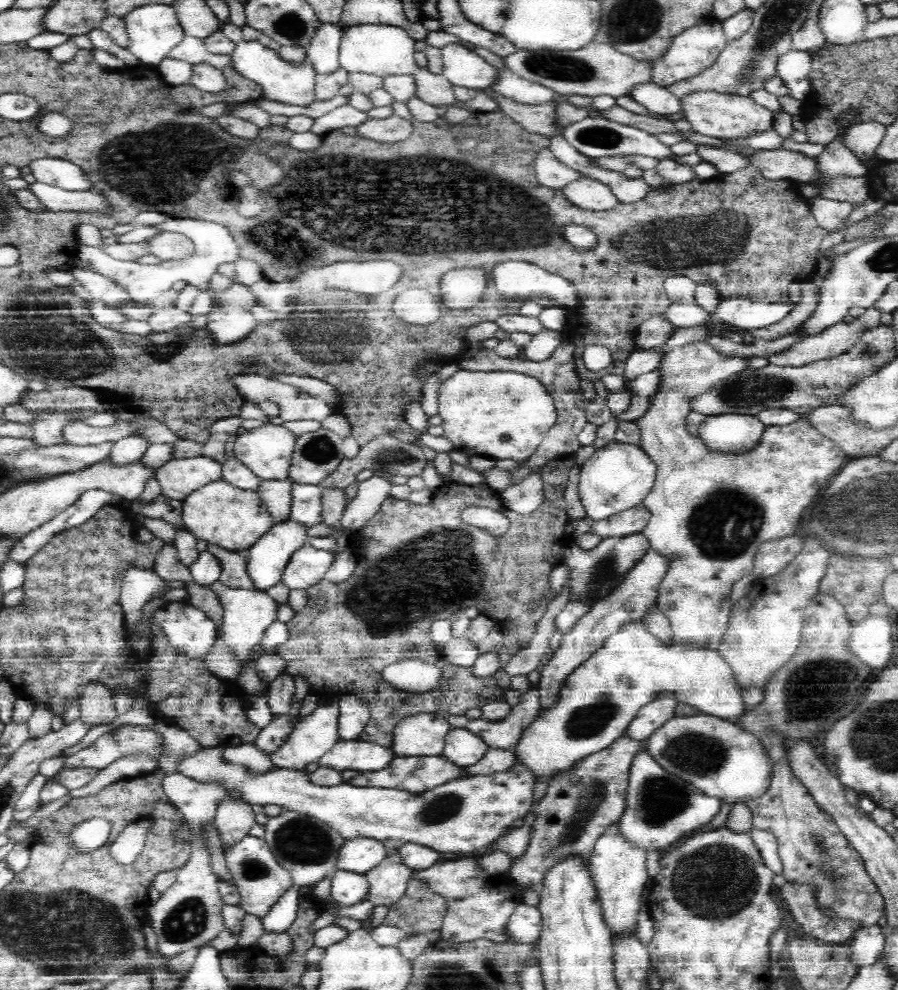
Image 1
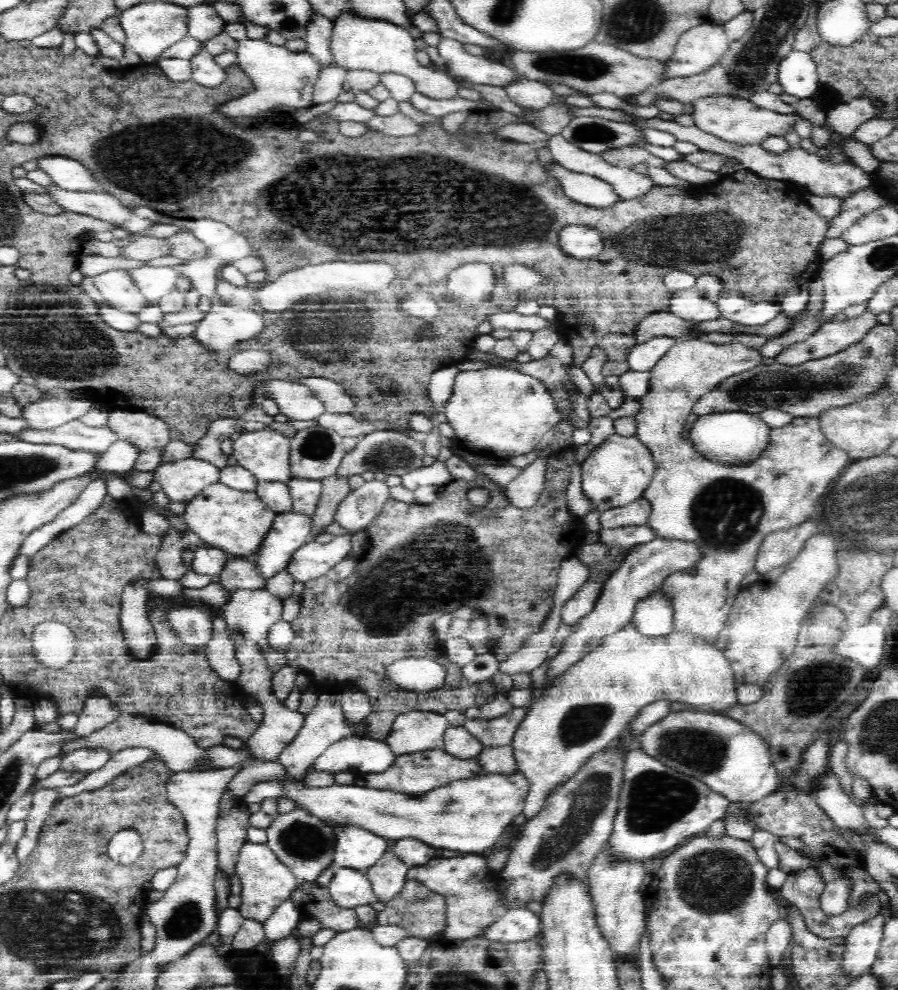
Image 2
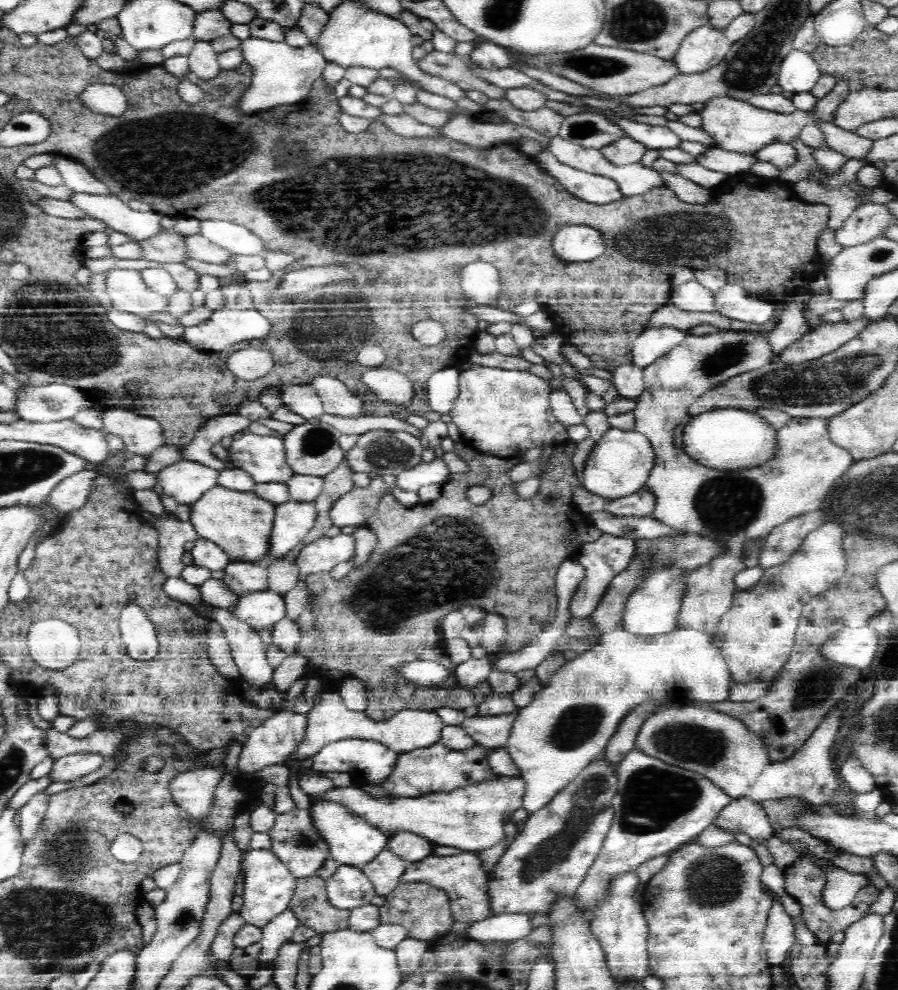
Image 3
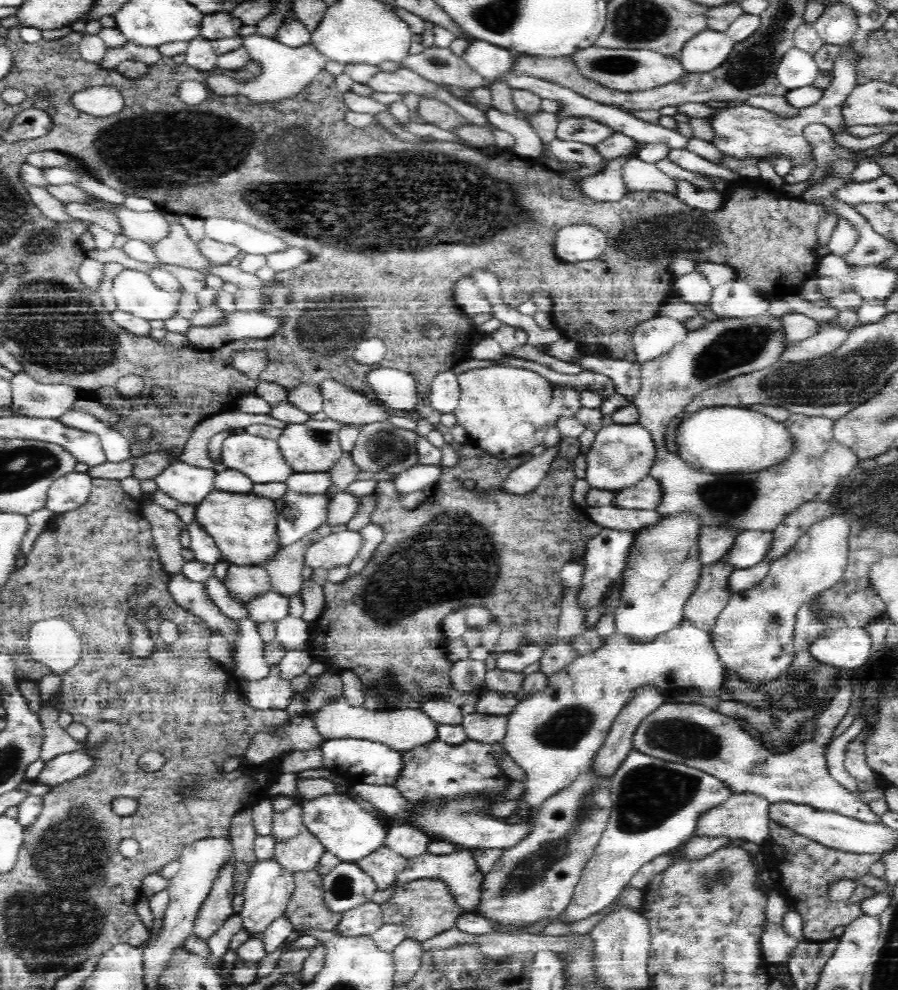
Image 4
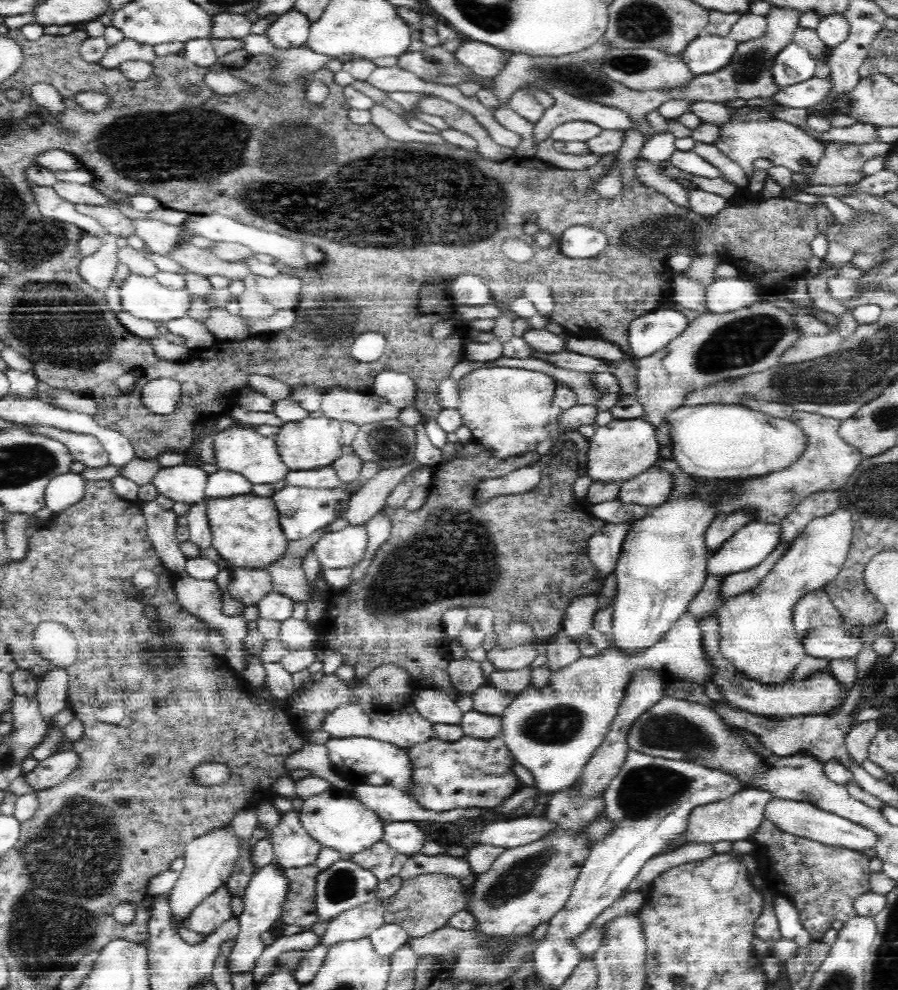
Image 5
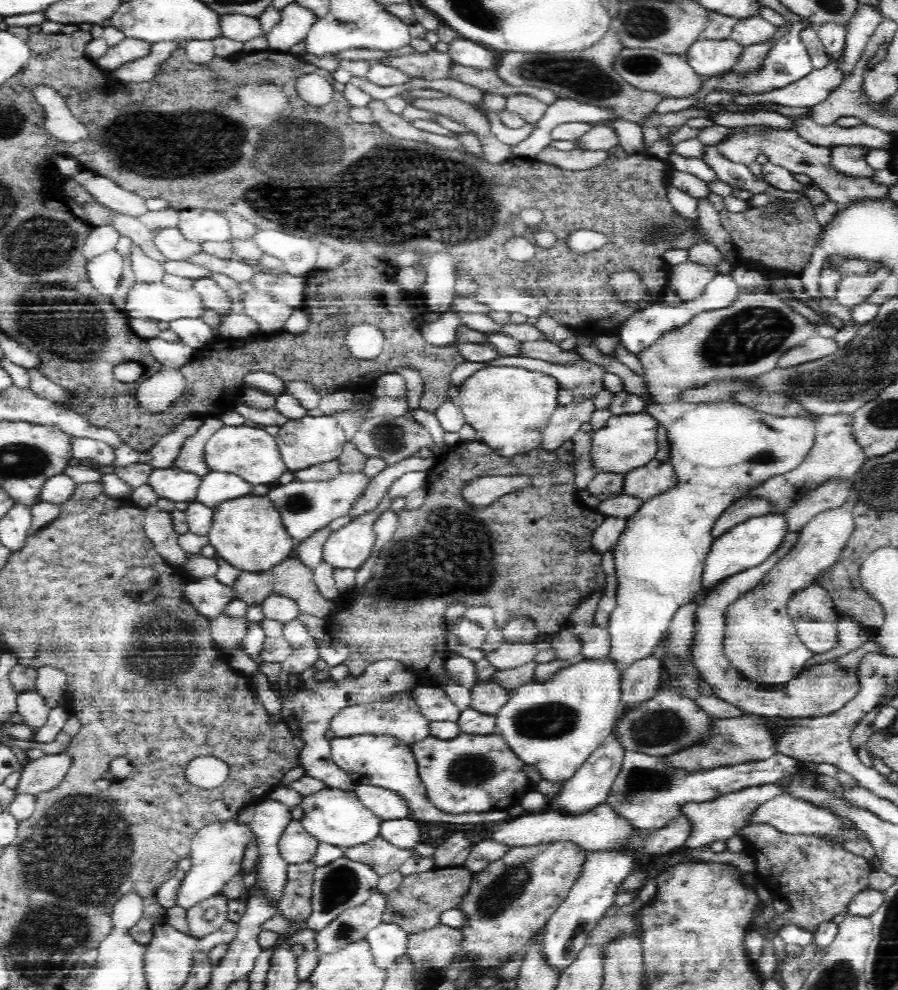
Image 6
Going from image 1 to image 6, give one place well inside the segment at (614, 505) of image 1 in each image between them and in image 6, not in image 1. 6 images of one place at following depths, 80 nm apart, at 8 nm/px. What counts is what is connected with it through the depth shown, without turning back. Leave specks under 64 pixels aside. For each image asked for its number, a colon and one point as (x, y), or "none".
2: (618, 471)
3: (622, 461)
4: (620, 454)
5: (625, 447)
6: (627, 440)

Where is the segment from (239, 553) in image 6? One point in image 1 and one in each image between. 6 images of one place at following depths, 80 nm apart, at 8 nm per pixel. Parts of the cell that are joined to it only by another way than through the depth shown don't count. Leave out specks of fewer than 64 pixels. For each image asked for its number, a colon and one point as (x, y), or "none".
1: (221, 514)
2: (238, 522)
3: (240, 523)
4: (244, 526)
5: (246, 530)

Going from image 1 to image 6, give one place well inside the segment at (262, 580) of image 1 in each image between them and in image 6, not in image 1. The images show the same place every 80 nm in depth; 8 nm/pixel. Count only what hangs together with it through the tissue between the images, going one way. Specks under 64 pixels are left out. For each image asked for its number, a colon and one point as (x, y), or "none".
2: (291, 529)
3: (294, 519)
4: (298, 513)
5: (302, 510)
6: (305, 506)

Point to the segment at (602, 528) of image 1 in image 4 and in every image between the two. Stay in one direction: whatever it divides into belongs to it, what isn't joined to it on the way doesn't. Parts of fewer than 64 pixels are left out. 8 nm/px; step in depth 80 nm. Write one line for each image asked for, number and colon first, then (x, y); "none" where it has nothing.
2: (638, 511)
3: (643, 501)
4: (648, 493)

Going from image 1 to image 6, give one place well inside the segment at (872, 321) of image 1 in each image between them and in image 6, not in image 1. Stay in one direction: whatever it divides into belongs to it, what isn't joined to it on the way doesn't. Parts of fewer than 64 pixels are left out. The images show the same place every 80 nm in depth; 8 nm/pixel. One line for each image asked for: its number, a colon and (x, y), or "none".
2: (832, 336)
3: (828, 337)
4: (828, 339)
5: (810, 347)
6: (815, 349)

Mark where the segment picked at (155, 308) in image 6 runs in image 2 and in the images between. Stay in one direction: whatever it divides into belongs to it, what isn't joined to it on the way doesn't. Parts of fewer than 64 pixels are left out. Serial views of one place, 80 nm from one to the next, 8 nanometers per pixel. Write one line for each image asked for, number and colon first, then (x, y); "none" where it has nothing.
2: (119, 288)
3: (130, 292)
4: (135, 292)
5: (142, 297)

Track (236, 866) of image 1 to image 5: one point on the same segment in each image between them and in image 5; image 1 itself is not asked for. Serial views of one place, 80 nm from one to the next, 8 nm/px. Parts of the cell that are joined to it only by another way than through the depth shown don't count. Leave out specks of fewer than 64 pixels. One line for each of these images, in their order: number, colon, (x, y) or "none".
2: (267, 882)
3: (269, 886)
4: (268, 889)
5: (263, 899)

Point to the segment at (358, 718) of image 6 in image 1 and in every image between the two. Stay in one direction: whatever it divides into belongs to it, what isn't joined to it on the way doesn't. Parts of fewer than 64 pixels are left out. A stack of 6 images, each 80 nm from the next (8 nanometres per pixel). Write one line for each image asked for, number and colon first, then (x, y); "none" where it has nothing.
1: (421, 733)
2: (415, 730)
3: (330, 720)
4: (401, 728)
5: (399, 722)

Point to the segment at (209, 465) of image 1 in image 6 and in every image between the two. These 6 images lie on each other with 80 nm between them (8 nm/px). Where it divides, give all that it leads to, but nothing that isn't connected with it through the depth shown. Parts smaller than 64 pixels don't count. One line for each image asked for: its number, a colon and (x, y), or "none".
2: (182, 481)
3: (187, 482)
4: (189, 485)
5: (185, 484)
6: (169, 483)

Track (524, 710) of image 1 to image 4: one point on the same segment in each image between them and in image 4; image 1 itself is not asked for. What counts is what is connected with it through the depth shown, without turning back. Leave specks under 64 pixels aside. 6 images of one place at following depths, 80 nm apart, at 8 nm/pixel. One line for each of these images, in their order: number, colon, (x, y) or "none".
2: (497, 732)
3: (493, 731)
4: (477, 726)

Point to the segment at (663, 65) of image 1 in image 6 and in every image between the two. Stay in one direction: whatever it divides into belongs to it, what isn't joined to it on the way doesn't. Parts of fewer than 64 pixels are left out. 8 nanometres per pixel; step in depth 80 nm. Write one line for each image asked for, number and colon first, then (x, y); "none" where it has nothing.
2: (702, 47)
3: (706, 47)
4: (707, 51)
5: (705, 54)
6: (709, 57)

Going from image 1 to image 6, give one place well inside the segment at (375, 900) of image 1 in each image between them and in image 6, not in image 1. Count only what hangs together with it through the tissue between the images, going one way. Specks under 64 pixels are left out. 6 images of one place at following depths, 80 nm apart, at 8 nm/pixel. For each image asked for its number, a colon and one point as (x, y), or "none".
2: (387, 875)
3: (386, 868)
4: (384, 865)
5: (384, 861)
6: (384, 857)

